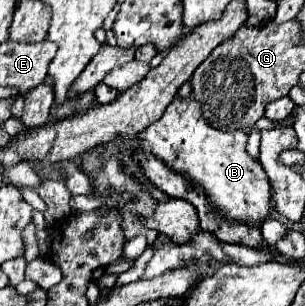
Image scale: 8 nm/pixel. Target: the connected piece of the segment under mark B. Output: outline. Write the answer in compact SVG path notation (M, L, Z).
M174 98L172 104L164 110L162 118L152 122L144 130L144 140L148 140L150 150L152 150L154 156L164 160L172 170L188 176L188 180L192 184L202 186L206 190L212 206L218 212L222 212L228 220L240 220L240 222L246 222L250 226L260 226L260 222L268 216L268 210L272 206L268 178L264 178L264 170L262 170L260 162L252 160L246 154L246 134L242 130L222 132L222 130L216 130L216 128L208 126L202 112L200 112L200 104L196 100L192 100L192 98Z

